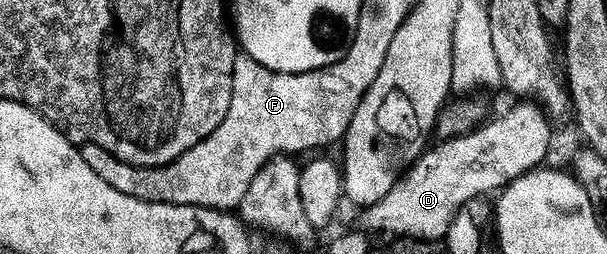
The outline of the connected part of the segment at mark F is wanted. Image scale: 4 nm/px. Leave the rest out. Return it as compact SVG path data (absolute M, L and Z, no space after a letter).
M348 51L336 64L323 69L312 69L308 73L274 73L266 66L259 65L252 57L237 55L232 72L232 102L226 119L222 119L220 126L210 136L187 149L182 155L178 155L178 159L154 167L128 165L101 145L95 145L89 140L85 140L84 145L79 146L79 151L82 159L90 163L91 169L105 183L110 183L114 191L122 191L122 195L134 195L143 201L161 201L171 205L201 205L211 209L232 211L239 206L248 184L268 158L281 151L294 155L299 148L312 149L315 145L328 145L331 141L341 140L341 130L339 133L335 129L338 119L336 96L347 86L348 65L355 61L355 52Z

